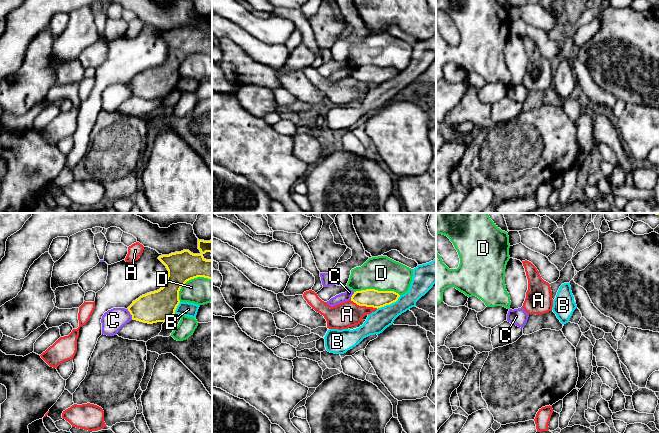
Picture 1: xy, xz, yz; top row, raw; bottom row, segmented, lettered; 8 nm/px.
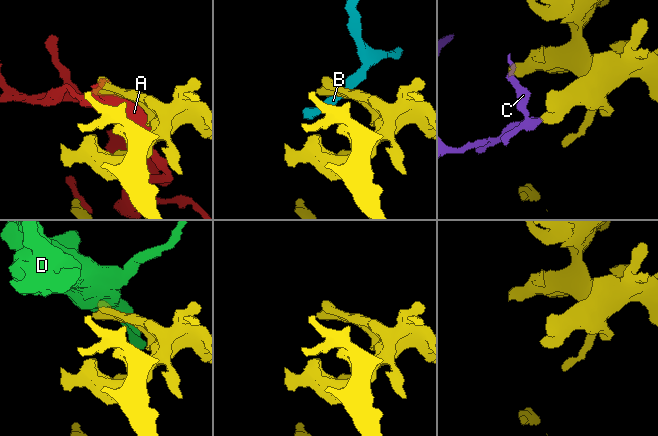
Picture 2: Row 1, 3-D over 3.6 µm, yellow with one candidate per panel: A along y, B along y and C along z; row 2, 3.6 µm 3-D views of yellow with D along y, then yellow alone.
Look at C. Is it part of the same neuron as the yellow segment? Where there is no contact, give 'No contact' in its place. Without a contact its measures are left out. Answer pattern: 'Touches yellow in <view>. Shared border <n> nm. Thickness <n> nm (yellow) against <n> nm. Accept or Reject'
Touches yellow in xy. Shared border 90 nm. Thickness 260 nm (yellow) against 180 nm. Reject

